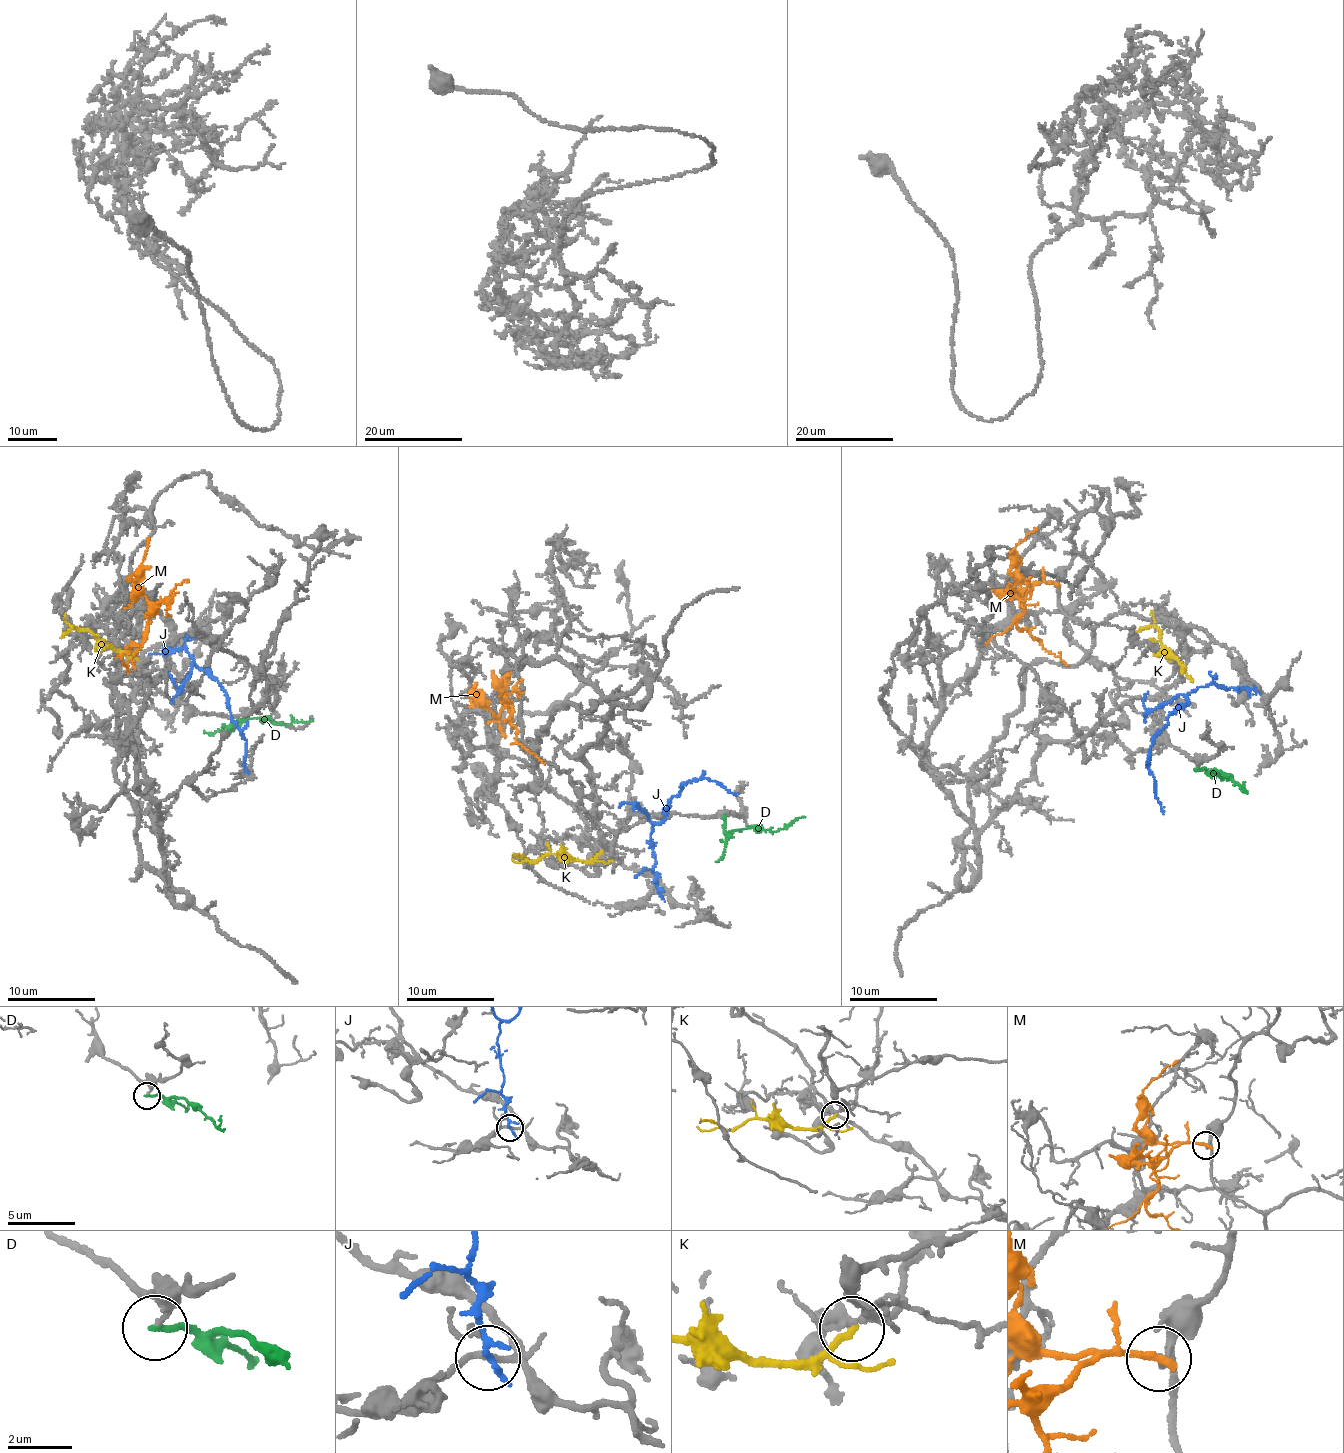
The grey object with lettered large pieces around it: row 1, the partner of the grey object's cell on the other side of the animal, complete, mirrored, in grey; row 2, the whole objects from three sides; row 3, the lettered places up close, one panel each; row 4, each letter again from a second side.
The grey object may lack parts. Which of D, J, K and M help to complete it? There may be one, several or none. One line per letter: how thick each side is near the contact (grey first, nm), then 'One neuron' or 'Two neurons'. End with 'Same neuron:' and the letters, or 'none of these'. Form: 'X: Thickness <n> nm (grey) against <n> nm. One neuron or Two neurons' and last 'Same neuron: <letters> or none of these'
D: Thickness 130 nm (grey) against 200 nm. Two neurons
J: Thickness 190 nm (grey) against 180 nm. Two neurons
K: Thickness 160 nm (grey) against 240 nm. Two neurons
M: Thickness 150 nm (grey) against 260 nm. Two neurons
Same neuron: none of these

